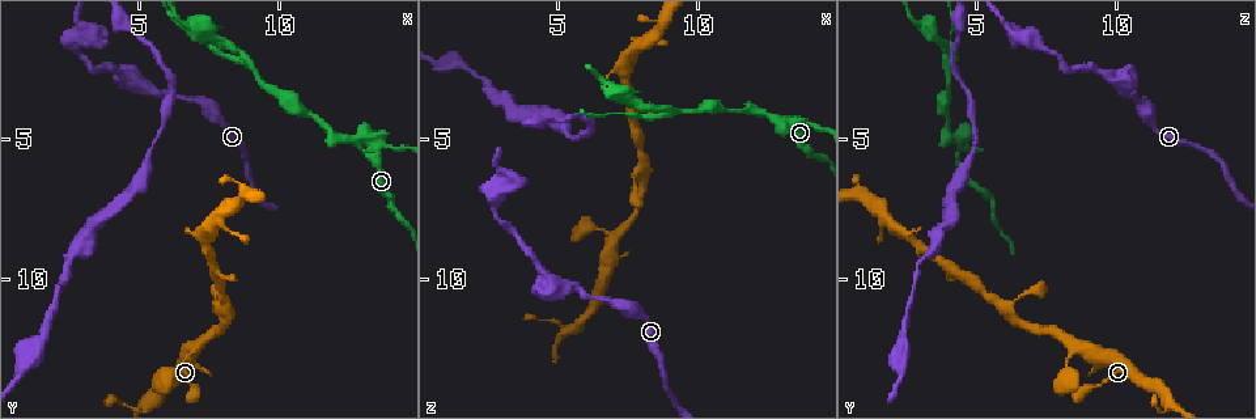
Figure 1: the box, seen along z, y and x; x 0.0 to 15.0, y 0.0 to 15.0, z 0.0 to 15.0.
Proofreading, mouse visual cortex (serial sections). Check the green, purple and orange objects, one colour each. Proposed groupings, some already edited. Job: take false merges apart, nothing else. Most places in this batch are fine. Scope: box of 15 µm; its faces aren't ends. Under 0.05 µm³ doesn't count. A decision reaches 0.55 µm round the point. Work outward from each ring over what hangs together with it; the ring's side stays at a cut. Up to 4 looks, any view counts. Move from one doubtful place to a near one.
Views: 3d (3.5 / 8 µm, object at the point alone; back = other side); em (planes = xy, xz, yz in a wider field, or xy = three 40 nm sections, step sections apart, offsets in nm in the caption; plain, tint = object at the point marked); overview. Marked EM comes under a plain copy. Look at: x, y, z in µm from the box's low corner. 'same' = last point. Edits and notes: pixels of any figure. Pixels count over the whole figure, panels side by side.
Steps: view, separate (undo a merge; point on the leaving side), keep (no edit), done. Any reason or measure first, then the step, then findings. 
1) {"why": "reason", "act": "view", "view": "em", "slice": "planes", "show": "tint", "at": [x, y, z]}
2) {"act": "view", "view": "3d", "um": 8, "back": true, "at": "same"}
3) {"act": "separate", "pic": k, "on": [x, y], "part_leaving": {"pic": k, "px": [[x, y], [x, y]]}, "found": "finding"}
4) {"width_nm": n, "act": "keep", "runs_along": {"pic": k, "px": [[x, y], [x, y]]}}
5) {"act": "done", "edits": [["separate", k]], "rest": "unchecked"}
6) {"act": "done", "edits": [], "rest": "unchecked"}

{"why": "thin neck", "act": "view", "view": "3d", "um": 3.5, "at": [13.5, 5.4, 4.3]}

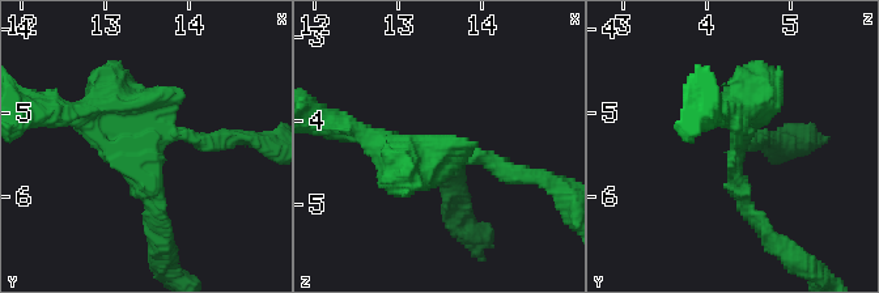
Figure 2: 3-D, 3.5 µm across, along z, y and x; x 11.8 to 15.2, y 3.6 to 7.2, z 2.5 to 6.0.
{"act": "keep", "runs_along": {"pic": 2, "px": [[158, 219], [86, 110]]}, "found": "one cell here"}

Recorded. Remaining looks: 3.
{"why": "two arms in line, one across", "act": "view", "view": "3d", "um": 3.5, "at": [9.1, 2.5, 4.0]}

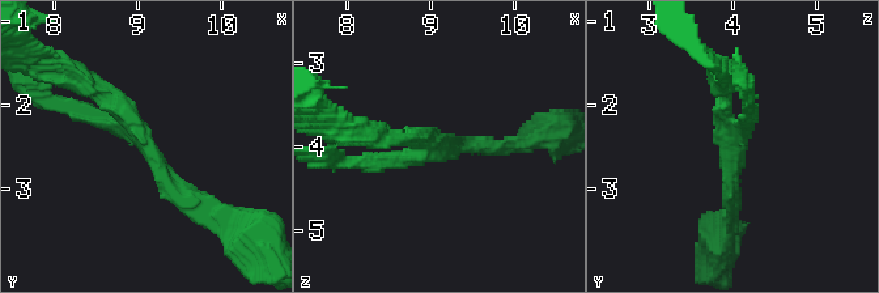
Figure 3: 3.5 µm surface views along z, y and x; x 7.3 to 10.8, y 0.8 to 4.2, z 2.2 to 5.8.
{"arms": 3, "arm_widths_nm": [200, 200, 200], "act": "view", "view": "em", "slice": "xy", "step": 2, "show": "tint", "at": [9.15, 2.50, 3.95]}

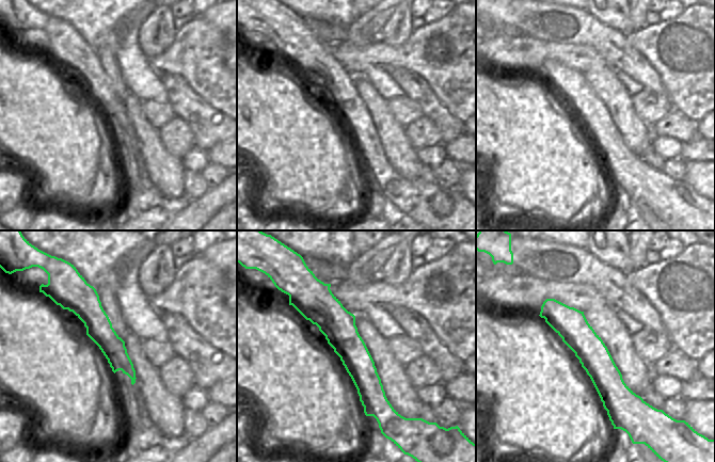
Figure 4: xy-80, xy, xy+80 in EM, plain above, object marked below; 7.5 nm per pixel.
{"act": "view", "view": "em", "slice": "xy", "step": 1, "show": "tint", "at": "same"}

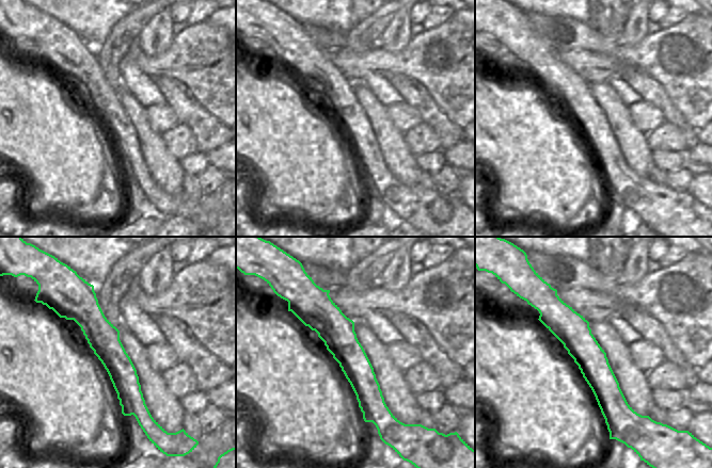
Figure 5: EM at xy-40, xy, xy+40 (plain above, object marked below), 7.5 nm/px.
{"act": "keep", "runs_along": {"pic": 3, "px": [[206, 204], [85, 84]]}, "found": "one cell here"}

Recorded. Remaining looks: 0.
{"act": "done", "edits": [], "rest": "unchecked"}

